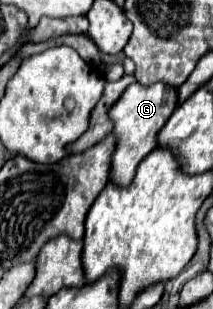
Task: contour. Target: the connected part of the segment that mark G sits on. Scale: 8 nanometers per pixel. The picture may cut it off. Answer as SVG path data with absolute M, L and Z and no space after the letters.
M133 83L119 97L119 101L113 103L113 107L109 109L109 119L113 121L111 135L115 135L117 143L111 155L111 173L109 173L111 183L115 183L117 187L127 187L131 183L141 159L157 147L157 131L167 123L175 107L177 107L175 89L167 87L165 83L155 83L151 87L141 87L139 83Z

